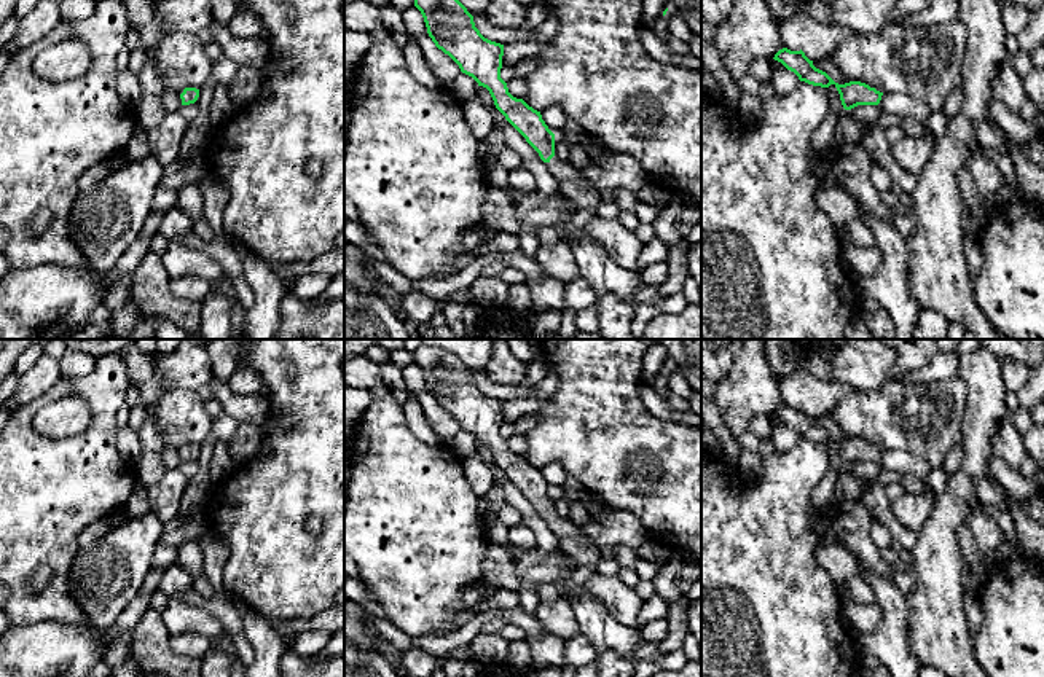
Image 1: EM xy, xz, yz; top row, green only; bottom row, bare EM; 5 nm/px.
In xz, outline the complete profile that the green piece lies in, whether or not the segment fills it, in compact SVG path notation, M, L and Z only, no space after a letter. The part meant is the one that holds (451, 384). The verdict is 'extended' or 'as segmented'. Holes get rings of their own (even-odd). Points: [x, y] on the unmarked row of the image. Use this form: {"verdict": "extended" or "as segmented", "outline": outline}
{"verdict": "extended", "outline": "M426 344L413 354L435 403L448 411L462 430L489 448L496 465L548 521L551 532L558 538L593 545L582 527L555 513L555 491L540 468L508 449L507 440L500 435L504 401L485 395L475 384L473 373L456 354Z"}

